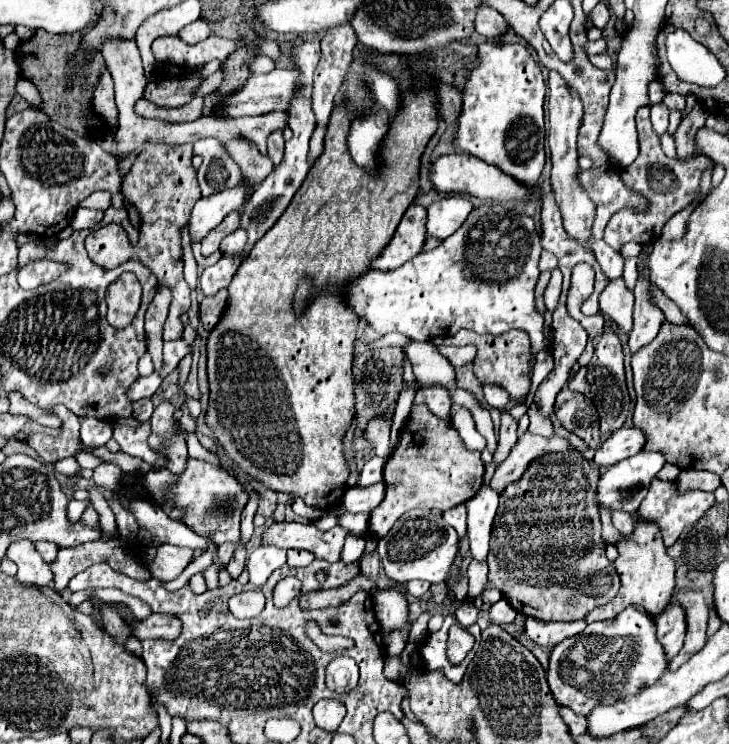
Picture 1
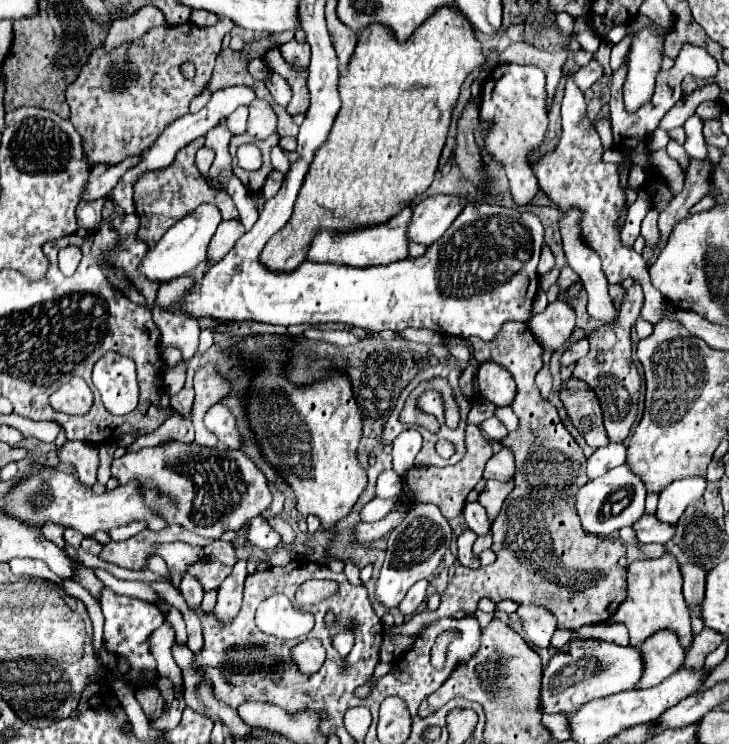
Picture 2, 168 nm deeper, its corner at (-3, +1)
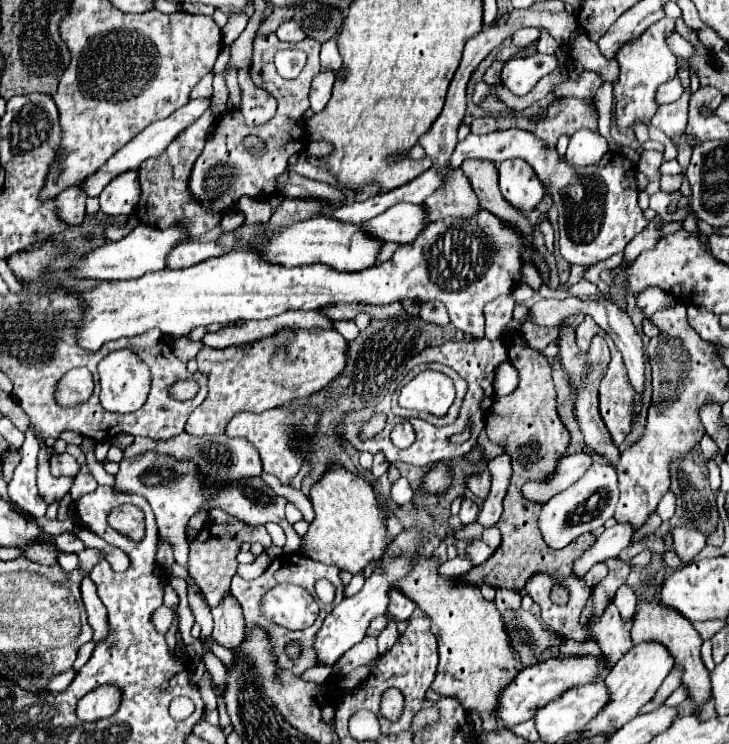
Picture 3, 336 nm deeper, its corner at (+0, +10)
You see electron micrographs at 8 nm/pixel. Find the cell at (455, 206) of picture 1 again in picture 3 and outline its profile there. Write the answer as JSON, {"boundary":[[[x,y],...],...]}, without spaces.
{"boundary":[[[401,202],[367,222],[367,232],[383,242],[413,242],[427,226],[427,208],[423,204]]]}

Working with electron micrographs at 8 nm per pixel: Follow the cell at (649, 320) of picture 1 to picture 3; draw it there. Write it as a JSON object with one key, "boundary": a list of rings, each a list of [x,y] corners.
{"boundary":[[[644,151],[641,154],[641,159],[637,165],[637,169],[643,174],[650,177],[649,183],[646,186],[646,191],[649,195],[660,191],[660,176],[659,167],[663,162],[663,154],[657,151]]]}

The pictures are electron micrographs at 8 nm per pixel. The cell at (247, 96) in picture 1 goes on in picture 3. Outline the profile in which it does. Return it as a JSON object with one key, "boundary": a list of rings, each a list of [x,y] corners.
{"boundary":[[[211,98],[191,100],[189,104],[185,104],[185,108],[175,110],[171,116],[149,124],[149,126],[147,126],[143,132],[139,132],[131,142],[127,142],[113,158],[109,158],[109,162],[105,162],[105,166],[101,166],[93,176],[87,178],[87,182],[85,182],[85,192],[87,192],[87,196],[99,196],[101,190],[103,190],[113,178],[121,176],[123,172],[137,170],[137,168],[139,168],[145,160],[149,160],[149,158],[159,158],[159,156],[167,150],[167,146],[173,142],[173,138],[177,138],[177,134],[181,134],[185,128],[189,128],[189,126],[209,108],[209,104],[211,104]]]}

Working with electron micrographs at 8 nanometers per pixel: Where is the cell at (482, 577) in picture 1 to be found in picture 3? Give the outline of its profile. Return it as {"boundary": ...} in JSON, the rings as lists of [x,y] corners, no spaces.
{"boundary":[[[495,526],[483,530],[483,542],[485,542],[489,548],[497,550],[497,546],[499,546],[499,542],[501,542],[501,534],[499,534],[499,530],[497,530]]]}

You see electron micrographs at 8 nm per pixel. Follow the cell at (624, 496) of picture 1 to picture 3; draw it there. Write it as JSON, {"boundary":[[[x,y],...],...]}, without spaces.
{"boundary":[[[593,464],[583,478],[571,484],[567,490],[555,494],[541,510],[539,528],[543,540],[551,548],[563,548],[573,542],[577,536],[585,532],[593,532],[603,528],[603,524],[613,518],[615,506],[619,502],[619,484],[617,484],[617,468],[613,464]]]}

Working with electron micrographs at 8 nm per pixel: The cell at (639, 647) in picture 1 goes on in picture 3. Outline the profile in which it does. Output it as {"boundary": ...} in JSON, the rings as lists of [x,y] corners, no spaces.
{"boundary":[[[581,654],[581,656],[565,656],[565,658],[549,658],[545,662],[537,662],[533,666],[523,668],[517,678],[501,692],[501,702],[497,716],[501,718],[505,728],[513,728],[519,722],[531,720],[537,710],[545,704],[549,704],[555,698],[561,698],[565,690],[571,690],[575,686],[585,686],[603,680],[609,674],[609,662],[607,658],[601,656],[591,656],[591,654]]]}

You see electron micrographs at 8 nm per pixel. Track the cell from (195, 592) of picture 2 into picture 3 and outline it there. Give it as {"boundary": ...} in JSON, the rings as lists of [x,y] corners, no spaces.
{"boundary":[[[162,605],[159,610],[153,614],[151,620],[153,626],[157,628],[157,632],[167,634],[167,632],[169,632],[169,628],[173,626],[175,616],[177,616],[177,610],[175,610],[175,608],[167,608],[167,606]]]}

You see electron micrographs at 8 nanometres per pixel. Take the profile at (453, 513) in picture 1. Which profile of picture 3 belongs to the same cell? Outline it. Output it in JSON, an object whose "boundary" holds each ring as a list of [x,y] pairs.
{"boundary":[[[469,540],[465,550],[467,550],[467,558],[473,564],[481,564],[481,562],[485,562],[493,554],[493,550],[483,540]]]}

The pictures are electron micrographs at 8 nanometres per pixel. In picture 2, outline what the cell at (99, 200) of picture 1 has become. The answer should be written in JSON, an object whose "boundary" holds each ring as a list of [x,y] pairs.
{"boundary":[[[96,199],[92,203],[78,203],[76,207],[76,219],[78,219],[78,227],[86,229],[86,231],[94,231],[100,221],[102,221],[102,205],[106,199]]]}

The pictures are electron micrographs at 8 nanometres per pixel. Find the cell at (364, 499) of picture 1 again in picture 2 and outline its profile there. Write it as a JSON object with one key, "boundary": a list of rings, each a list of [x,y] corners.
{"boundary":[[[384,471],[378,477],[378,483],[376,483],[378,497],[394,497],[400,489],[402,489],[402,479],[396,475],[396,471]]]}

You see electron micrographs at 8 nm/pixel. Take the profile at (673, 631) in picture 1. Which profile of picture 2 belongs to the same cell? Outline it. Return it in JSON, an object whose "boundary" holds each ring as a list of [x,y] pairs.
{"boundary":[[[658,631],[640,645],[644,659],[644,675],[636,689],[648,689],[660,685],[668,675],[676,673],[684,661],[684,649],[672,631]]]}

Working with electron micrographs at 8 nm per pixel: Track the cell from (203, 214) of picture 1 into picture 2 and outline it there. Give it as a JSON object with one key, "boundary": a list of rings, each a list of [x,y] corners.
{"boundary":[[[200,205],[198,209],[194,209],[190,215],[180,219],[174,227],[170,227],[168,233],[154,247],[150,247],[146,251],[146,255],[142,257],[142,261],[138,265],[140,275],[144,275],[146,279],[152,279],[156,283],[166,283],[176,277],[188,275],[192,269],[196,269],[200,263],[206,261],[208,243],[210,243],[212,235],[216,233],[216,227],[220,221],[222,221],[220,211],[214,205]]]}

